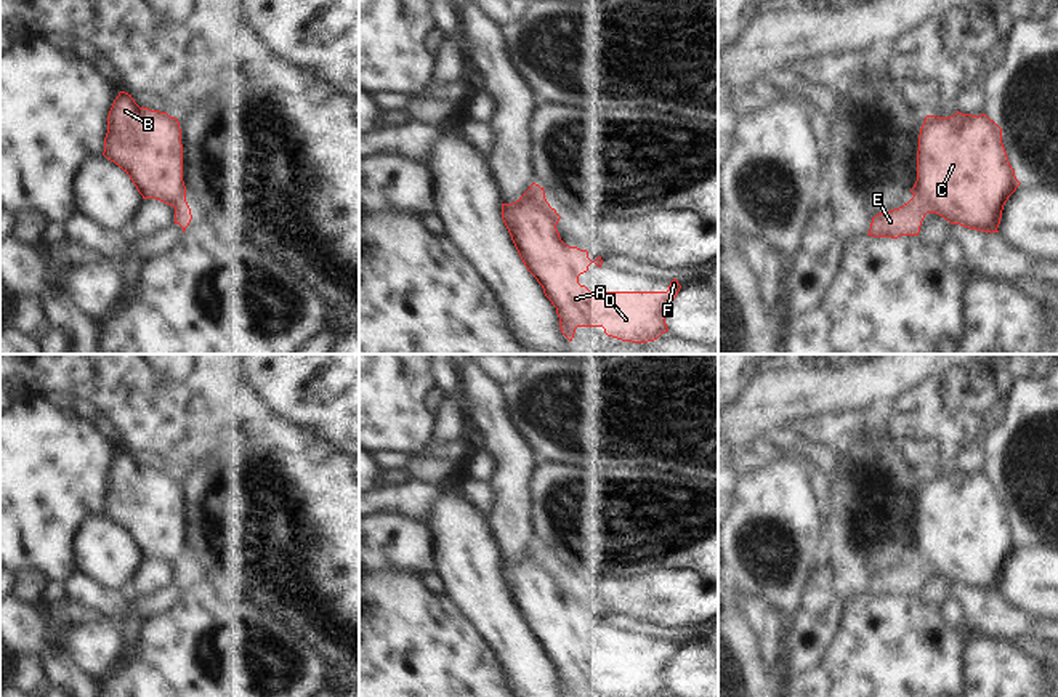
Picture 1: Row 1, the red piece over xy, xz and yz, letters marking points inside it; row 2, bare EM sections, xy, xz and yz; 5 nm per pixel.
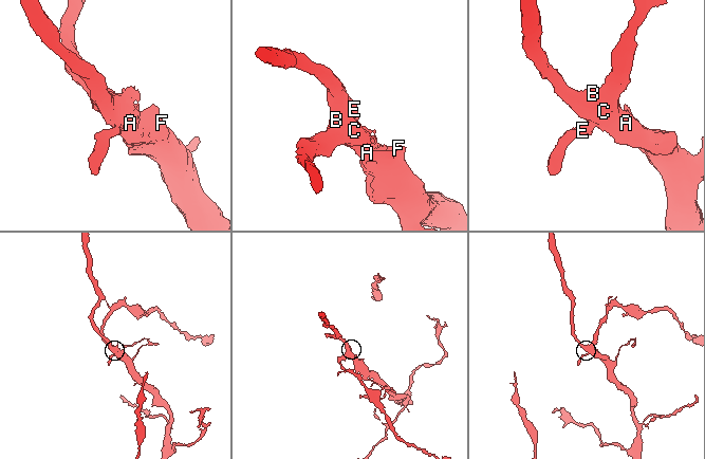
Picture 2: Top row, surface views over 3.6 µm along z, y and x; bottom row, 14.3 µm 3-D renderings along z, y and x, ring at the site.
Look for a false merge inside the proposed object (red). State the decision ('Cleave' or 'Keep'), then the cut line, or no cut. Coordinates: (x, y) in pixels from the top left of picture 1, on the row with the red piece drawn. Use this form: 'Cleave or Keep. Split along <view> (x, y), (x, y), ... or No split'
Cleave. Split along yz (914, 196), (927, 212)

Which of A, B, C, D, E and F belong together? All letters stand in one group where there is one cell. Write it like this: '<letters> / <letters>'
A B C D F / E

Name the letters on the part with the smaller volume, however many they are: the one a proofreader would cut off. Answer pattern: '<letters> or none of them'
E

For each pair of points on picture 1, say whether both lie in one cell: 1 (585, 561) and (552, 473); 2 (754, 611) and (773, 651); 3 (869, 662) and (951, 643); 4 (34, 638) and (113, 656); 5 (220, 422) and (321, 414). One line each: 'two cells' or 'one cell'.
1: one cell
2: one cell
3: one cell
4: one cell
5: two cells

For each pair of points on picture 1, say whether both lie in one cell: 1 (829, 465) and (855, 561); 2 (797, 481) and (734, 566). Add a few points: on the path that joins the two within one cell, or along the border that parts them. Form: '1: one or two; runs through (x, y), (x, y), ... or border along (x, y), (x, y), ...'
1: one; runs through (843, 489), (845, 537)
2: one; runs through (797, 521), (797, 572), (787, 587), (775, 587)

